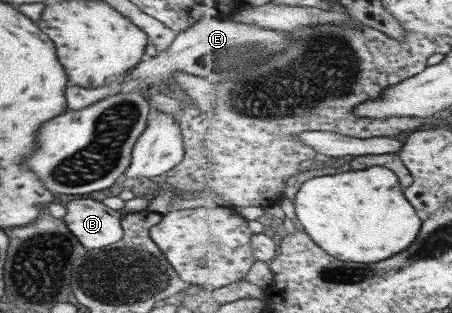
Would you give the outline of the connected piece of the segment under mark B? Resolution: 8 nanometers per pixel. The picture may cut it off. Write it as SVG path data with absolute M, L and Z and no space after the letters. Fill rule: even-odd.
M74 199L64 207L64 225L86 250L120 241L123 233L120 211L112 210L92 199Z

